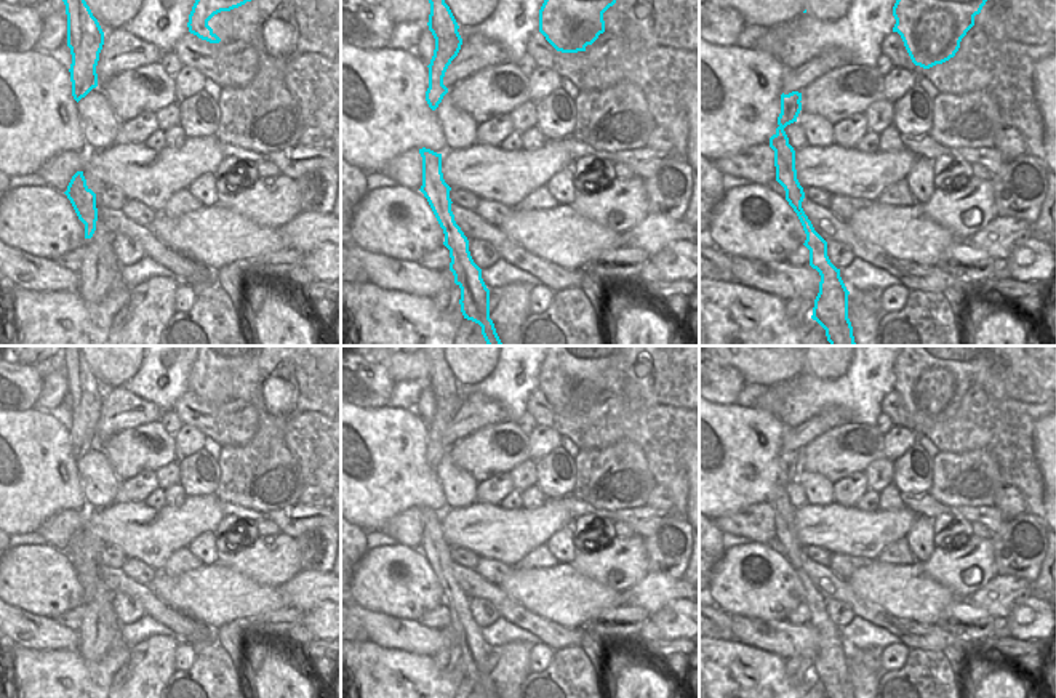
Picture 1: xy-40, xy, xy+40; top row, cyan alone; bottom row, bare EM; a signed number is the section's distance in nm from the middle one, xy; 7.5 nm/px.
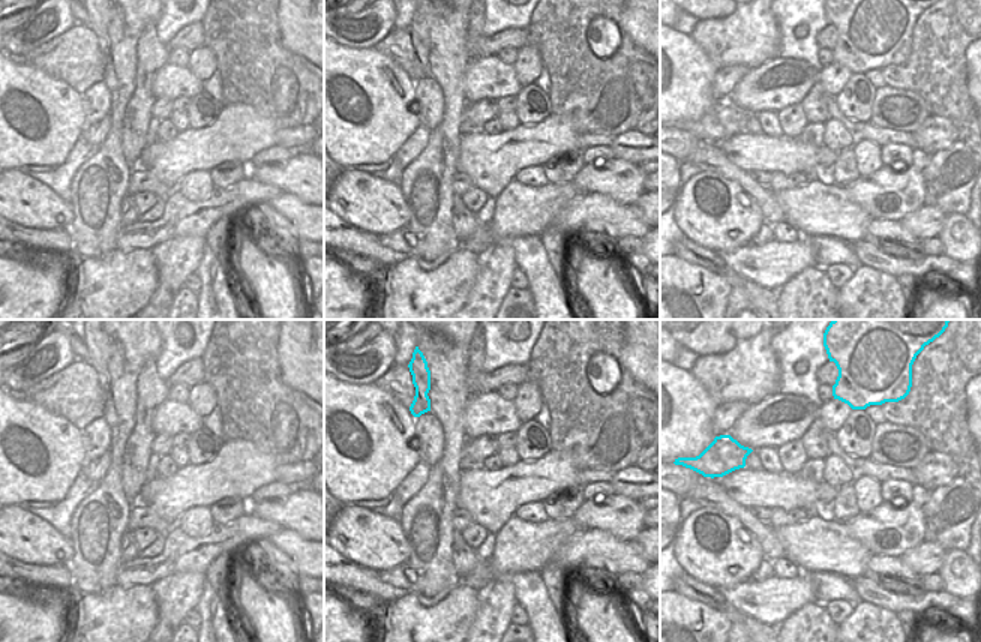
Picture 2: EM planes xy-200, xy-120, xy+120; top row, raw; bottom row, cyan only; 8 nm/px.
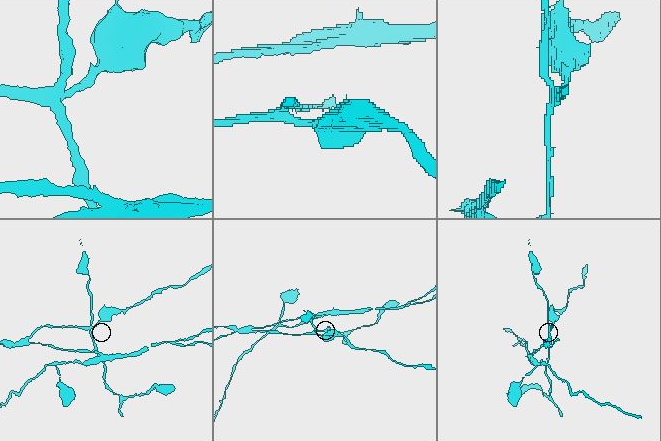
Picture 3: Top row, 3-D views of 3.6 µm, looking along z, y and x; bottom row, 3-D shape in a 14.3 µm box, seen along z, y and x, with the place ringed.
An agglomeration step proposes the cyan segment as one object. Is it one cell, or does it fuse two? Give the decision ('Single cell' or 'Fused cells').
Fused cells.

